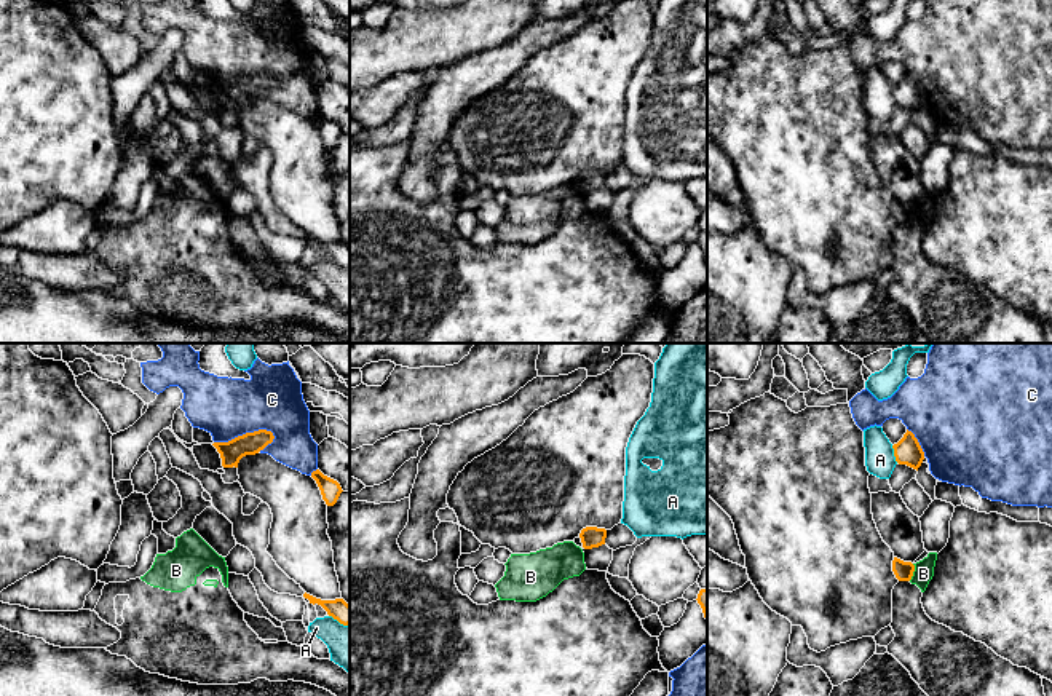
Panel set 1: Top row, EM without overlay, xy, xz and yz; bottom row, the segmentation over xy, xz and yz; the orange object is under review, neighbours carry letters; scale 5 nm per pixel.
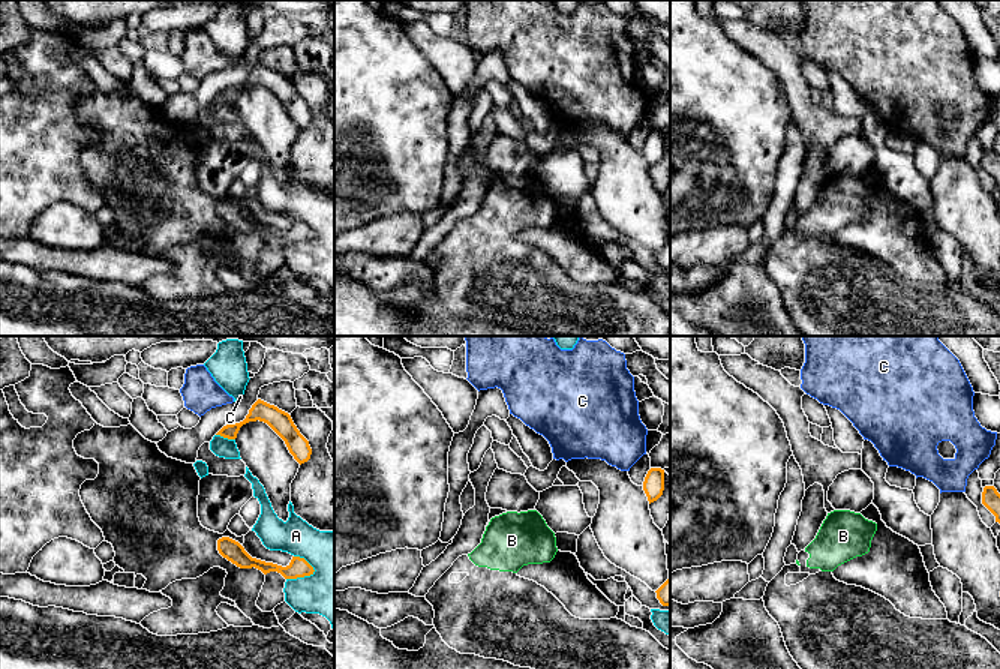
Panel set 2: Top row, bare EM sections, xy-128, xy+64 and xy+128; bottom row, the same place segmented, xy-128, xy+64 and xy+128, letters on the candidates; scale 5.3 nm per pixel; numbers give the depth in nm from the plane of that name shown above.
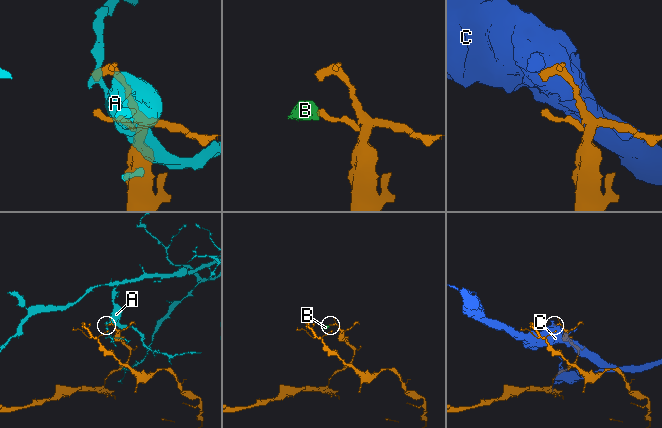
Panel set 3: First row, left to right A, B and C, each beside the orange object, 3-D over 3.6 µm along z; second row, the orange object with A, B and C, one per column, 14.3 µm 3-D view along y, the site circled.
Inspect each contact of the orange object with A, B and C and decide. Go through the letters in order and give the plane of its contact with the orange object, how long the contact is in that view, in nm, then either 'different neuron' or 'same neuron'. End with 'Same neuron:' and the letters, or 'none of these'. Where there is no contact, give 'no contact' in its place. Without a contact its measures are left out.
A: contact in yz; length 90 nm; different neuron
B: contact in yz; length 90 nm; different neuron
C: contact in xy; length 320 nm; different neuron
Same neuron: none of these

